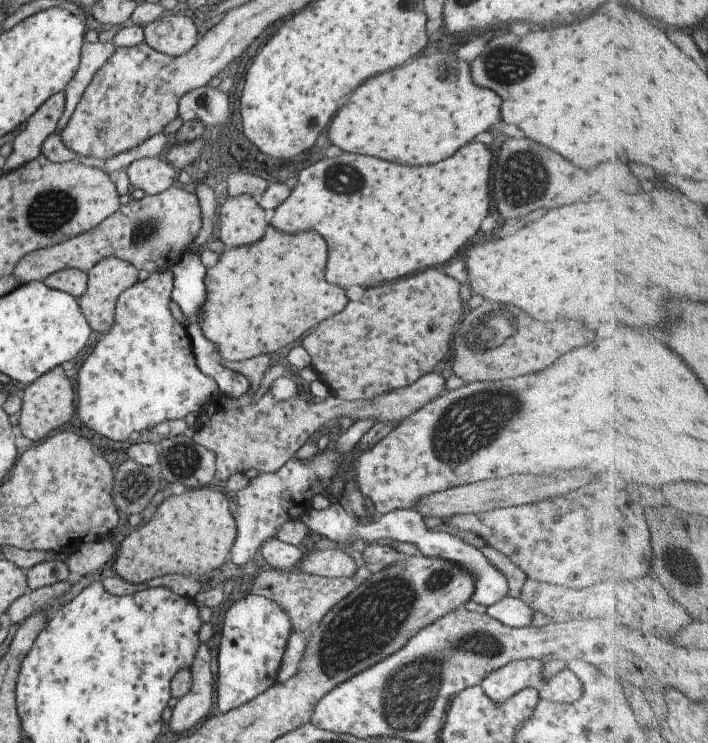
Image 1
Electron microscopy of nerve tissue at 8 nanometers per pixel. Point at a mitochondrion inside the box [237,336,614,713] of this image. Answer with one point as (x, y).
(364, 624)

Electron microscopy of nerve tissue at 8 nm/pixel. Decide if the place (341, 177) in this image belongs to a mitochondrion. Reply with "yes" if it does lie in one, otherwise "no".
yes

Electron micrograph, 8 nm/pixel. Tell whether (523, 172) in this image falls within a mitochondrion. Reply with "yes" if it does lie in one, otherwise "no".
yes

